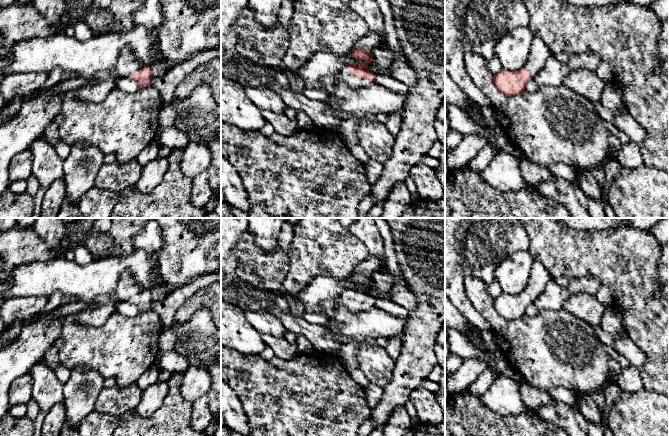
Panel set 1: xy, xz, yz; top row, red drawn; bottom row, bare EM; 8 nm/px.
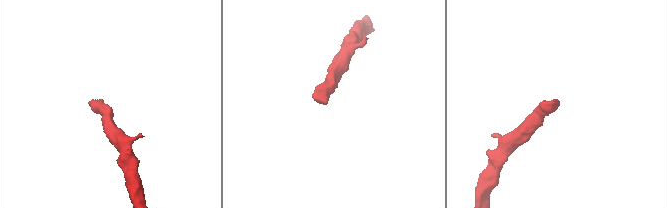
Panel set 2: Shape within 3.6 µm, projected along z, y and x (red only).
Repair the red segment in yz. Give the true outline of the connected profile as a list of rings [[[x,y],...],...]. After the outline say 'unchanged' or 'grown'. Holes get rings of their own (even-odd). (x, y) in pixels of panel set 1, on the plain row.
[[[534,261],[525,290],[516,296],[502,293],[493,301],[496,311],[506,320],[523,317],[527,306],[539,297],[550,280],[552,277],[545,266],[539,261]]] | grown

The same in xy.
[[[125,272],[118,280],[115,296],[121,300],[129,301],[137,306],[139,312],[151,309],[151,293],[143,290],[129,272]]] | grown

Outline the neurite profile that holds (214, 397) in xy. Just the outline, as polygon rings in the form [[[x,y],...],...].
[[[210,390],[208,395],[209,409],[213,415],[216,415],[221,408],[221,392]]]

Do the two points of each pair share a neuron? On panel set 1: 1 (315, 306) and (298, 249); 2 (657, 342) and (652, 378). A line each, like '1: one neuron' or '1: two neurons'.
1: two neurons
2: one neuron

